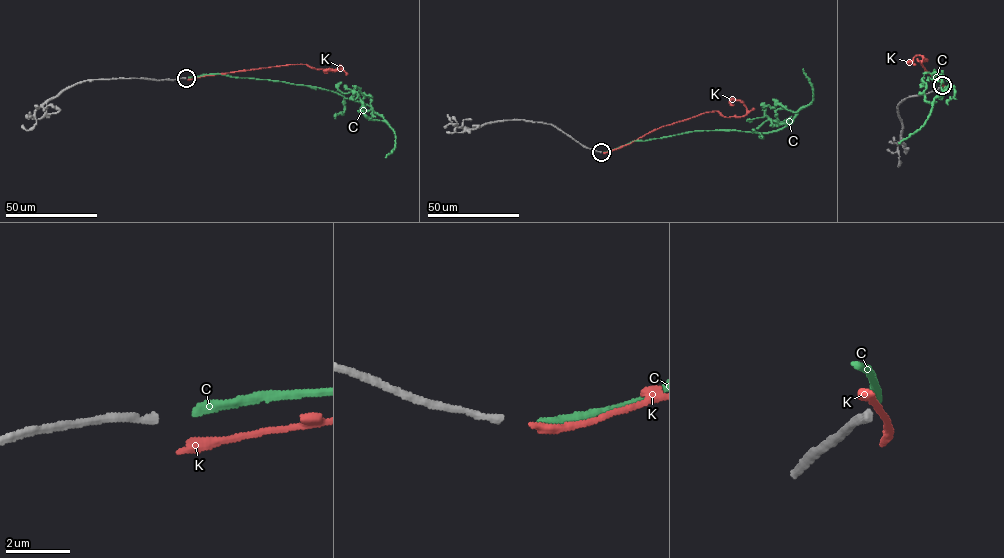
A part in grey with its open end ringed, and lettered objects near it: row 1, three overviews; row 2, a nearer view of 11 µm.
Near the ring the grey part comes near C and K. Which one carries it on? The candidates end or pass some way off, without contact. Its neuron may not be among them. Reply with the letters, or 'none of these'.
C

